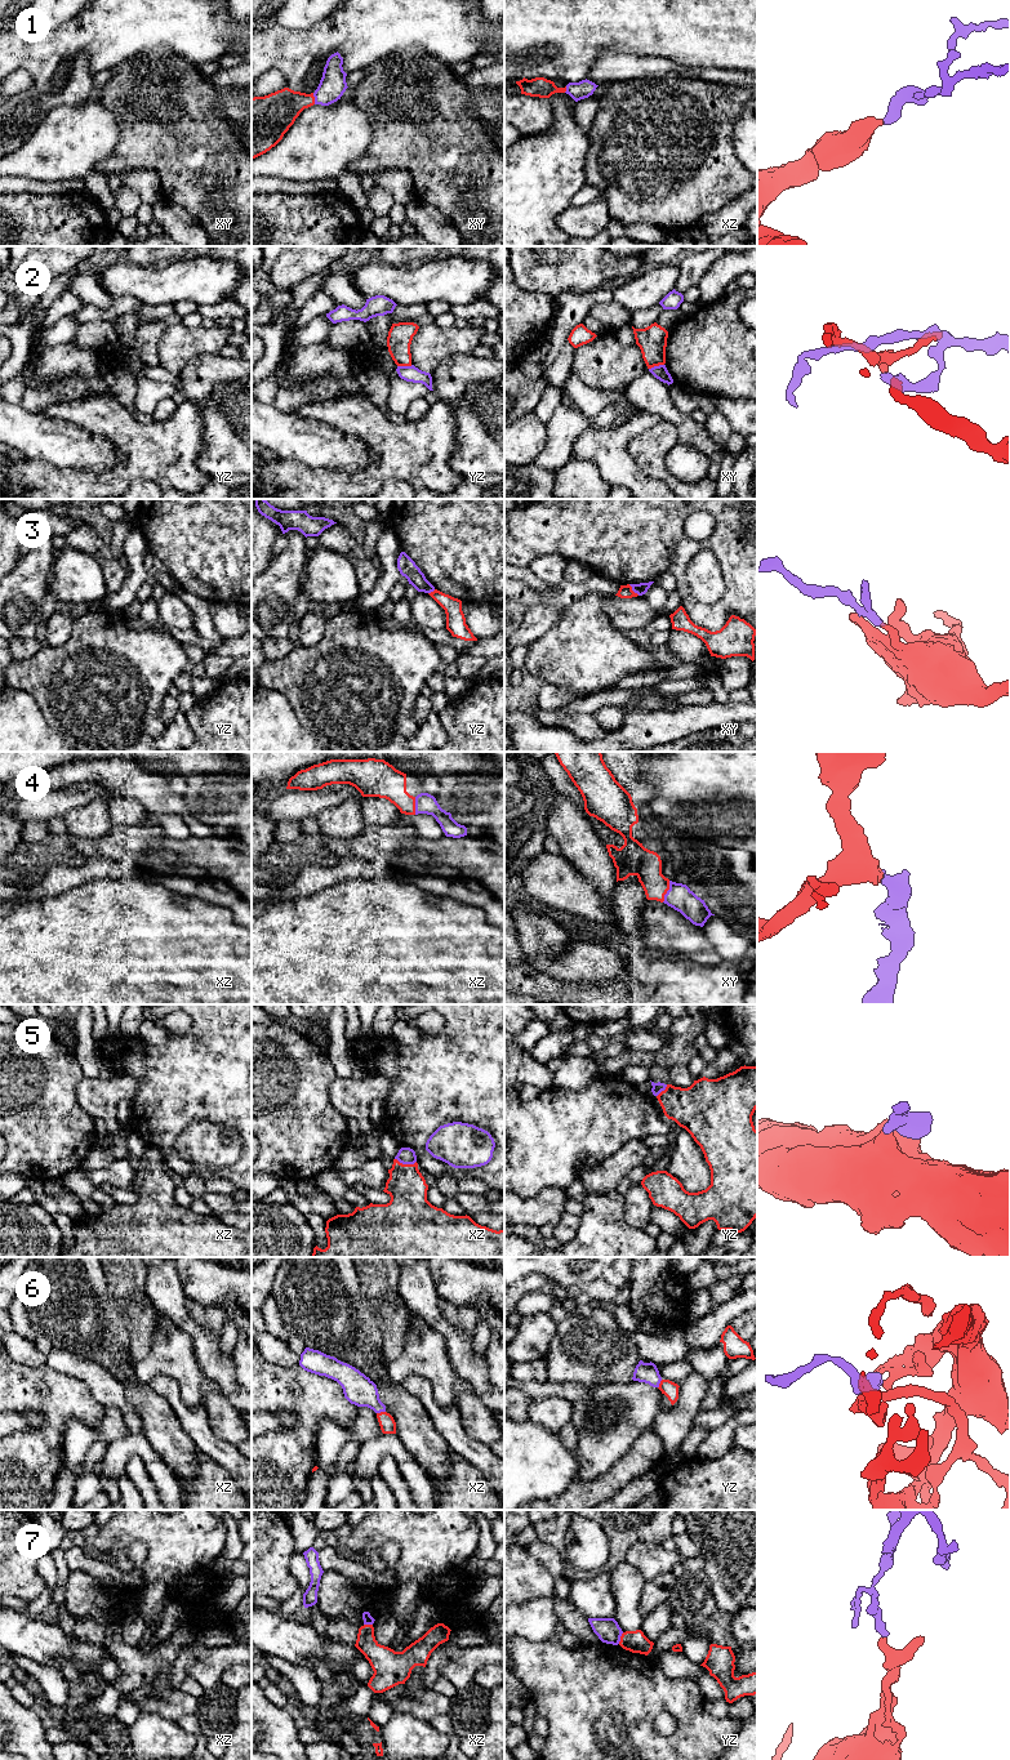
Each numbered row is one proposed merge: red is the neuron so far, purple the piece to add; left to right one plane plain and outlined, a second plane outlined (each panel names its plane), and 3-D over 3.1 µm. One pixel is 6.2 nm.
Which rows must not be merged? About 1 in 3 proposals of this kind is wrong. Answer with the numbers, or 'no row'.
2, 7

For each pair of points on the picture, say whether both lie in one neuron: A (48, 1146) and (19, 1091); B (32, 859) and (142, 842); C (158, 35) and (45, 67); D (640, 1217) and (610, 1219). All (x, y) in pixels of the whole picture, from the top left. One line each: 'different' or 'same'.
A: same
B: same
C: same
D: different

